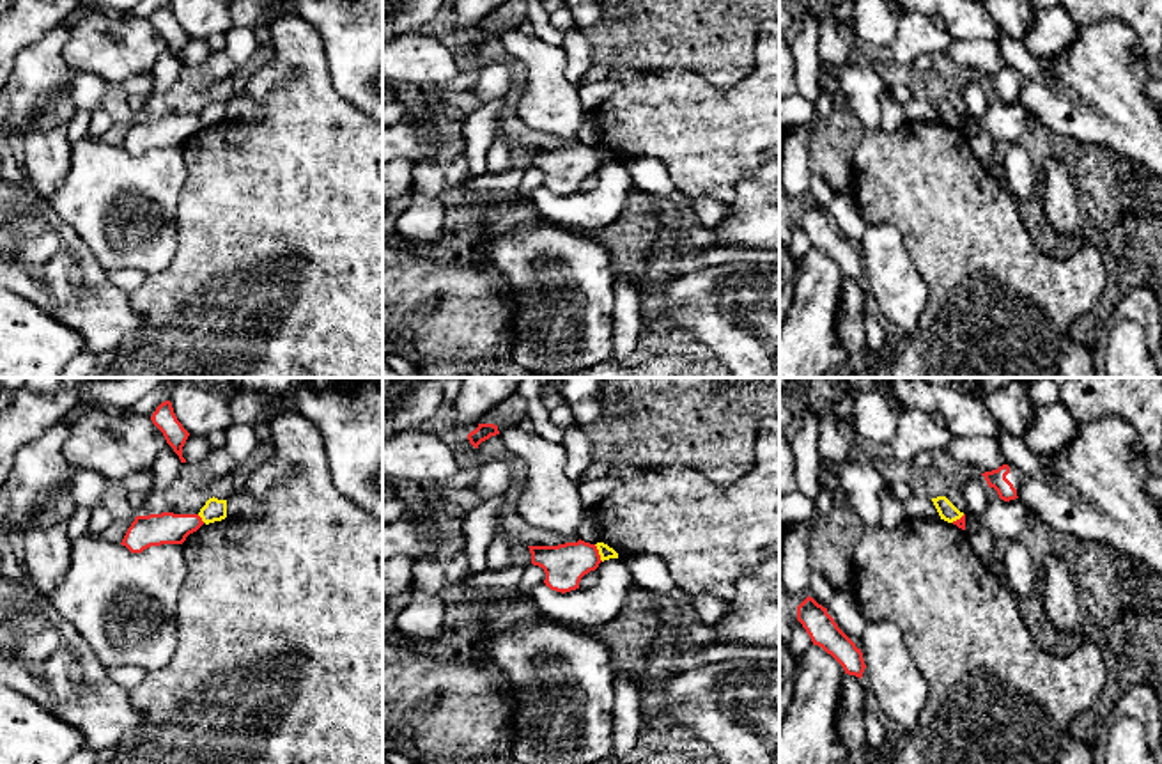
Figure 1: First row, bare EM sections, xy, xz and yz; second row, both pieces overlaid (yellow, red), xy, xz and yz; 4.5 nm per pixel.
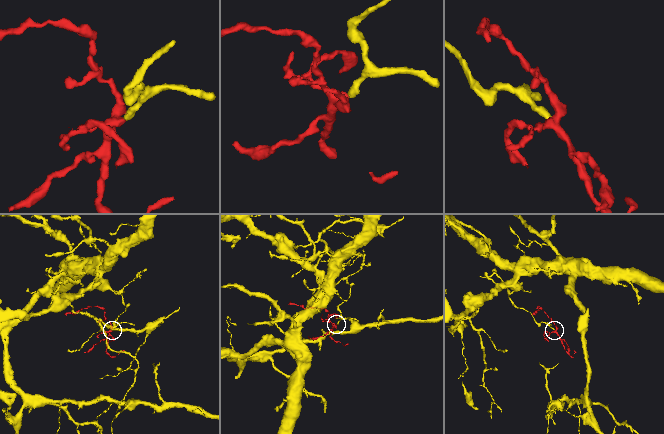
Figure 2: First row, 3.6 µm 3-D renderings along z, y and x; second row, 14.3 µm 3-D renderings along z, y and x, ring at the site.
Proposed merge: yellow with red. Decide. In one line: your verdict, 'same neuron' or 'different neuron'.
different neuron

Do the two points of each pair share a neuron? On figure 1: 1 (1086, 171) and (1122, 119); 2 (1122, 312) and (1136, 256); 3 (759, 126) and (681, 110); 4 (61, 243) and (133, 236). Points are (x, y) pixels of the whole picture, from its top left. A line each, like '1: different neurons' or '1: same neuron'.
1: different neurons
2: different neurons
3: same neuron
4: different neurons

